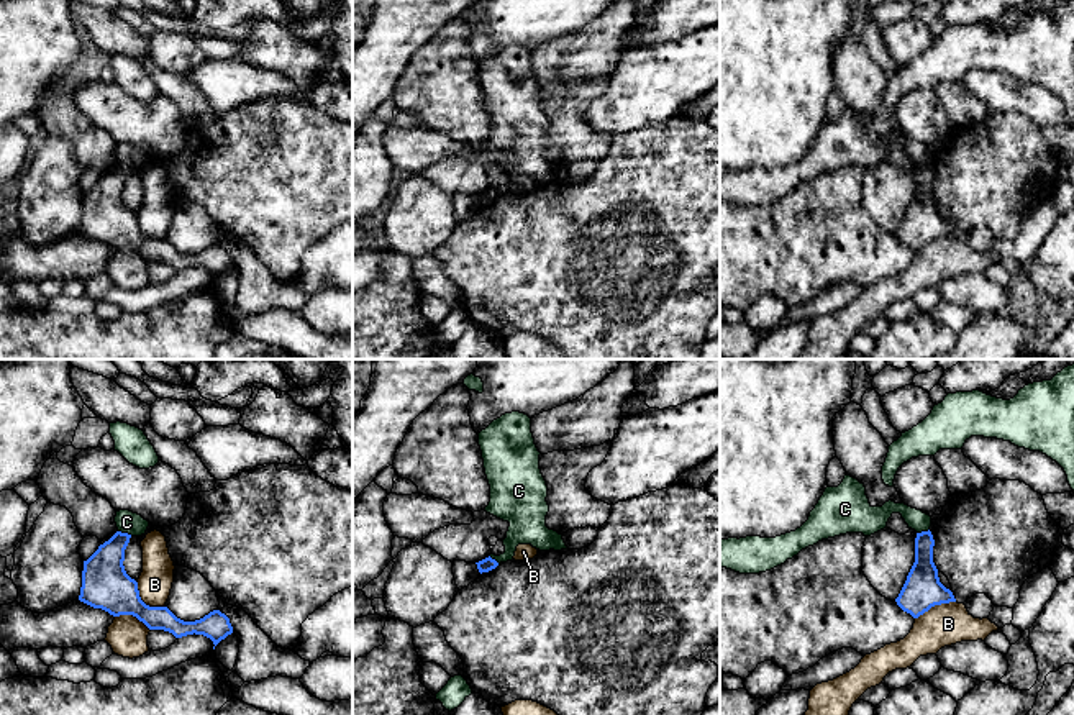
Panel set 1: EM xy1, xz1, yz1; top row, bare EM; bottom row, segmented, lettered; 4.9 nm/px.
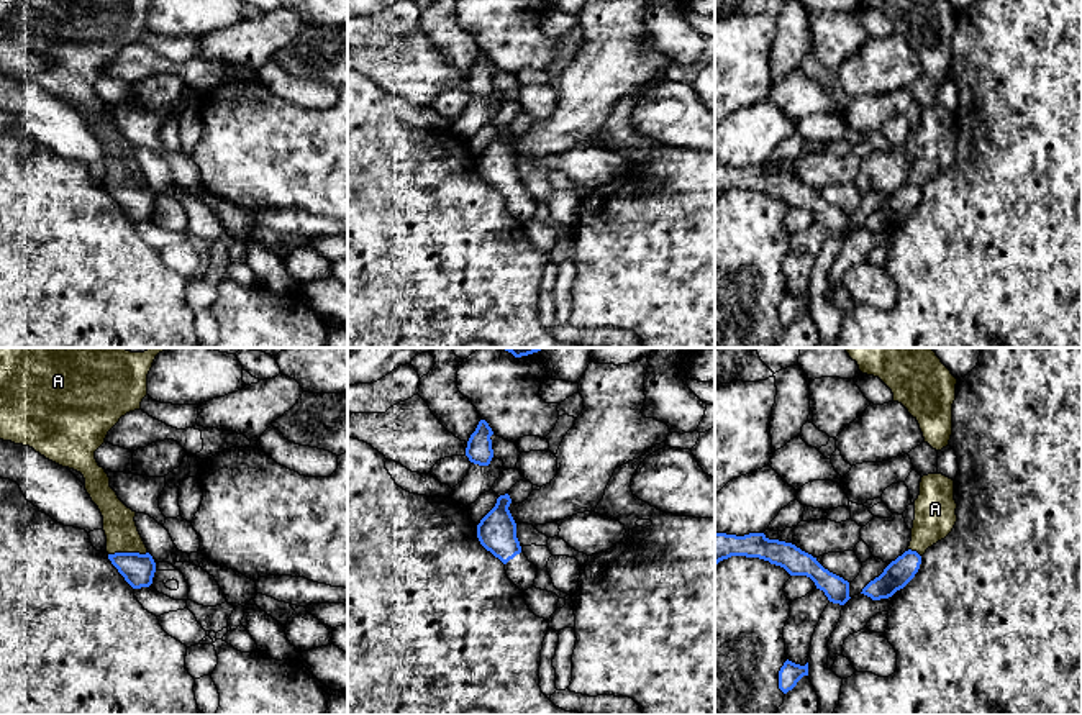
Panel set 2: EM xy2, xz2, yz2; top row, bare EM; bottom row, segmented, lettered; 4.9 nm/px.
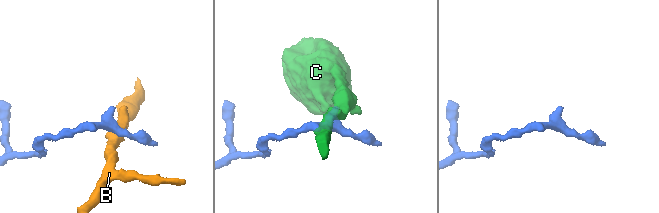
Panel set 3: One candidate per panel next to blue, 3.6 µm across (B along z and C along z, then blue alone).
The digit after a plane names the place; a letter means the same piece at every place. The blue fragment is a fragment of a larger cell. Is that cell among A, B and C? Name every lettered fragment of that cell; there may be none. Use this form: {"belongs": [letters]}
{"belongs": ["A"]}

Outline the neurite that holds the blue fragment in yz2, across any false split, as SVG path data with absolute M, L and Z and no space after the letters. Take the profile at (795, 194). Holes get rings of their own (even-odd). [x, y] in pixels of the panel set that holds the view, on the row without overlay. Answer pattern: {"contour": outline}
{"contour": "M715 166L715 195L731 189L759 190L784 200L790 208L807 208L833 236L844 238L851 231L848 213L825 202L816 190L792 175L769 172L764 166Z"}

